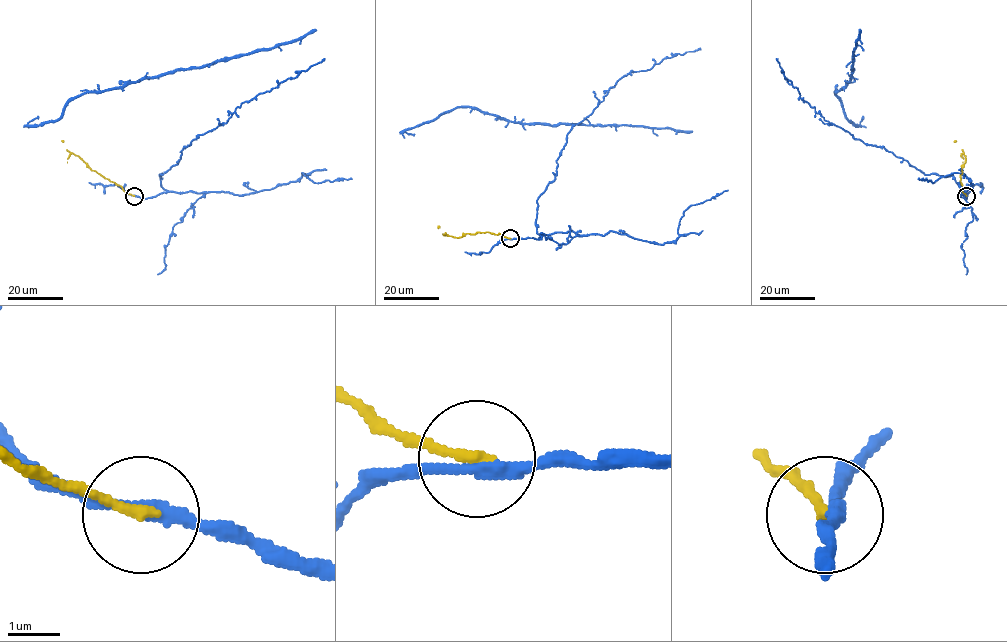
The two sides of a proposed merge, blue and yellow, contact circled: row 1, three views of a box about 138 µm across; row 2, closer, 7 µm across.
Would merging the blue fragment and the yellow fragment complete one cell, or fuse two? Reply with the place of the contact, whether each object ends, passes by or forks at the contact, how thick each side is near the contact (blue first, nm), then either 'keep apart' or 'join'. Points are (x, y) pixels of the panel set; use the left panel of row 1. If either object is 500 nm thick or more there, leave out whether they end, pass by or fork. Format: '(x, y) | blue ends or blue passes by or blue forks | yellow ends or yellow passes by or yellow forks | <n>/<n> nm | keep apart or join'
(134, 196) | blue passes by | yellow ends | 260/200 nm | keep apart

